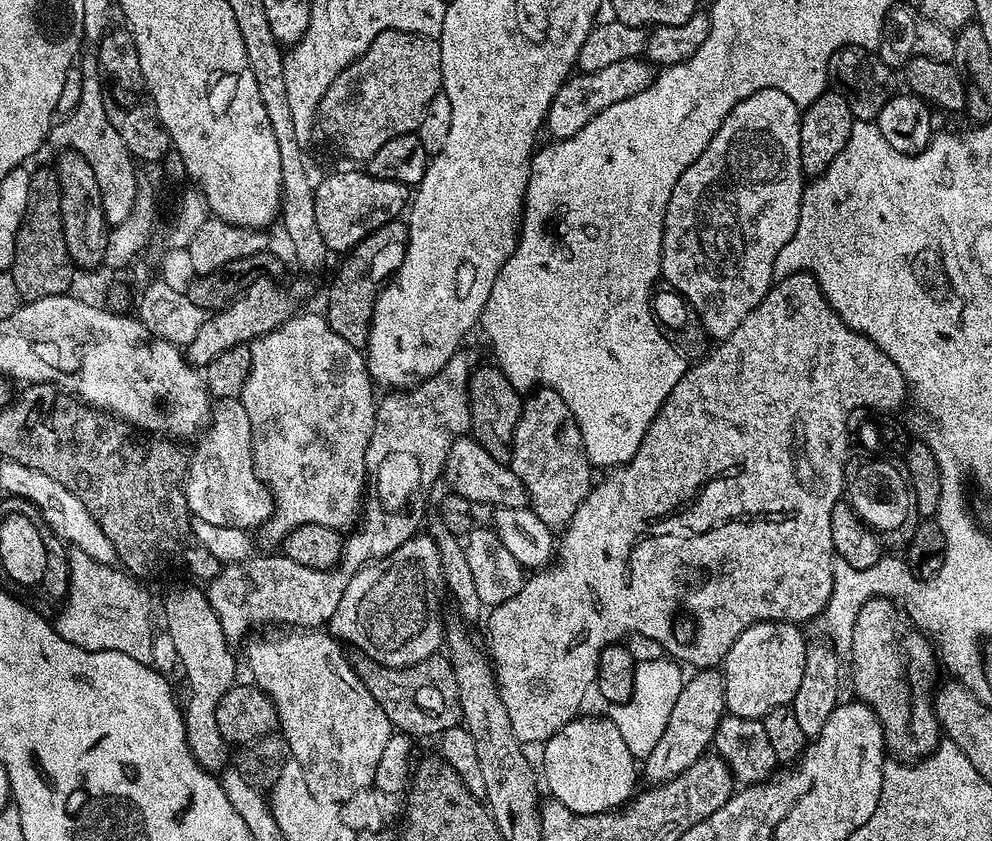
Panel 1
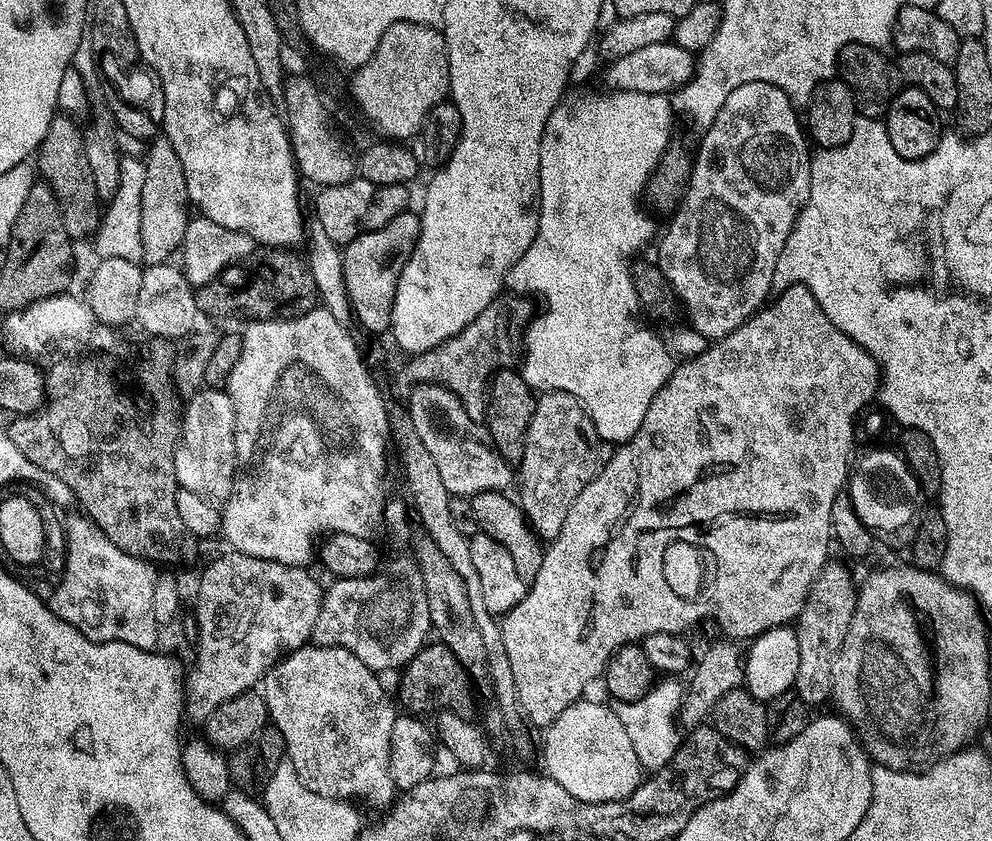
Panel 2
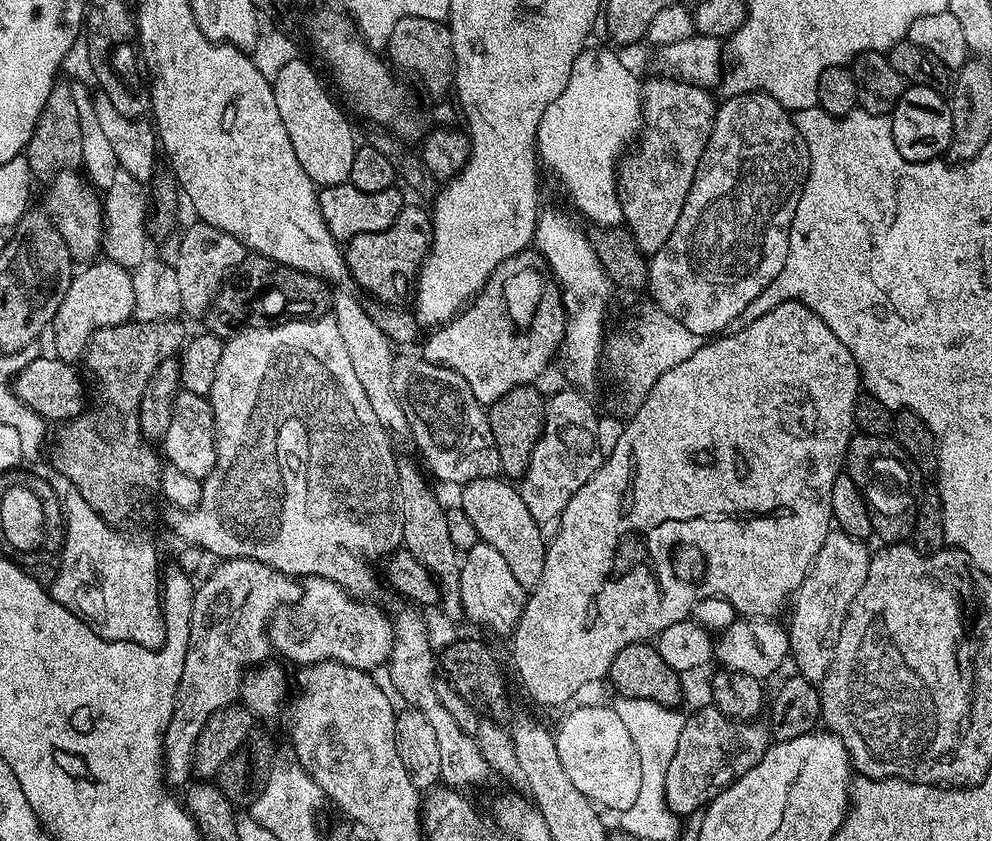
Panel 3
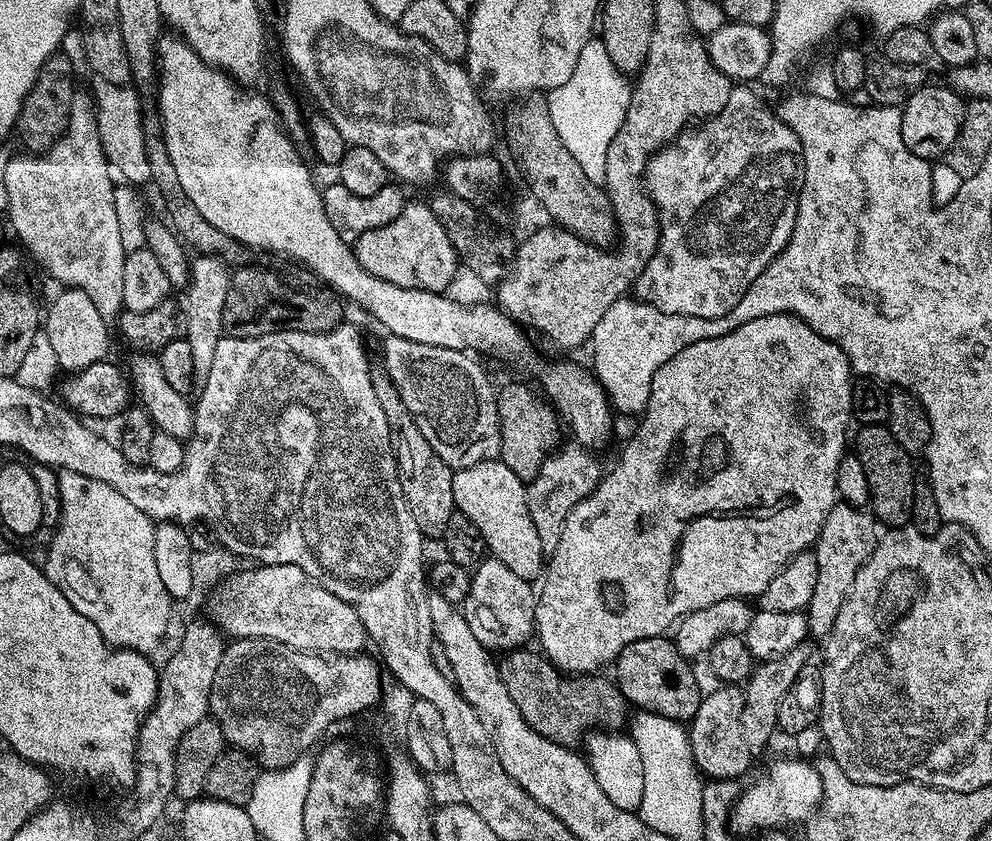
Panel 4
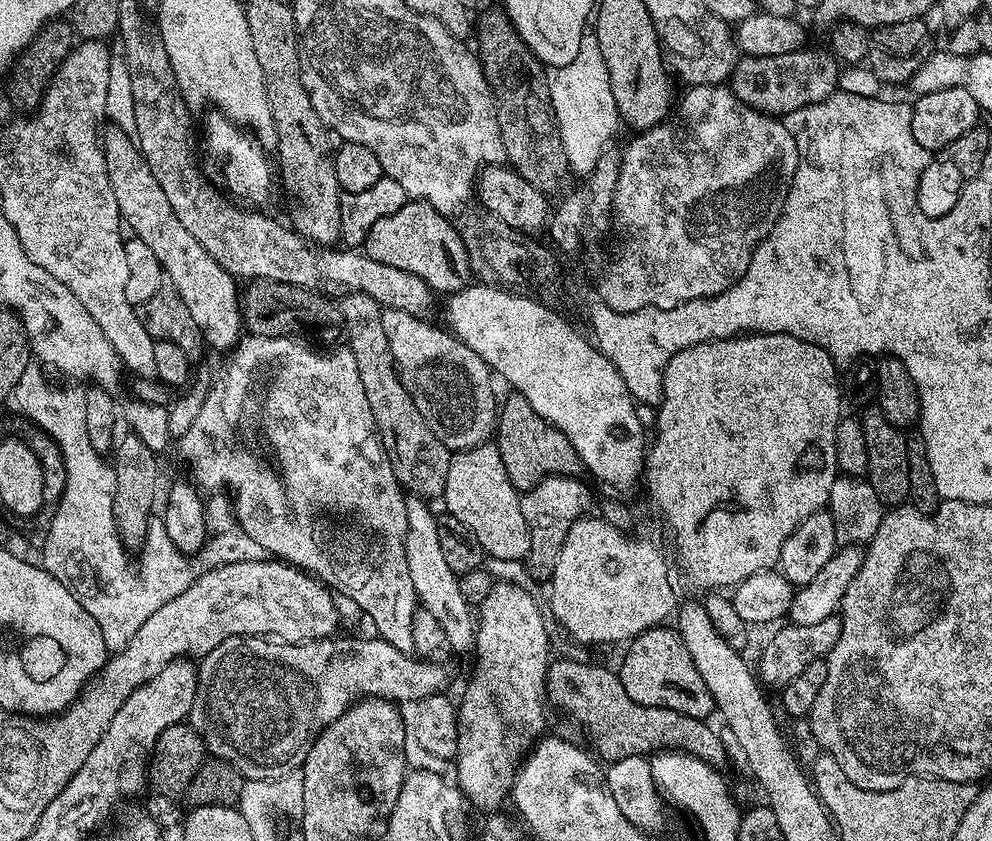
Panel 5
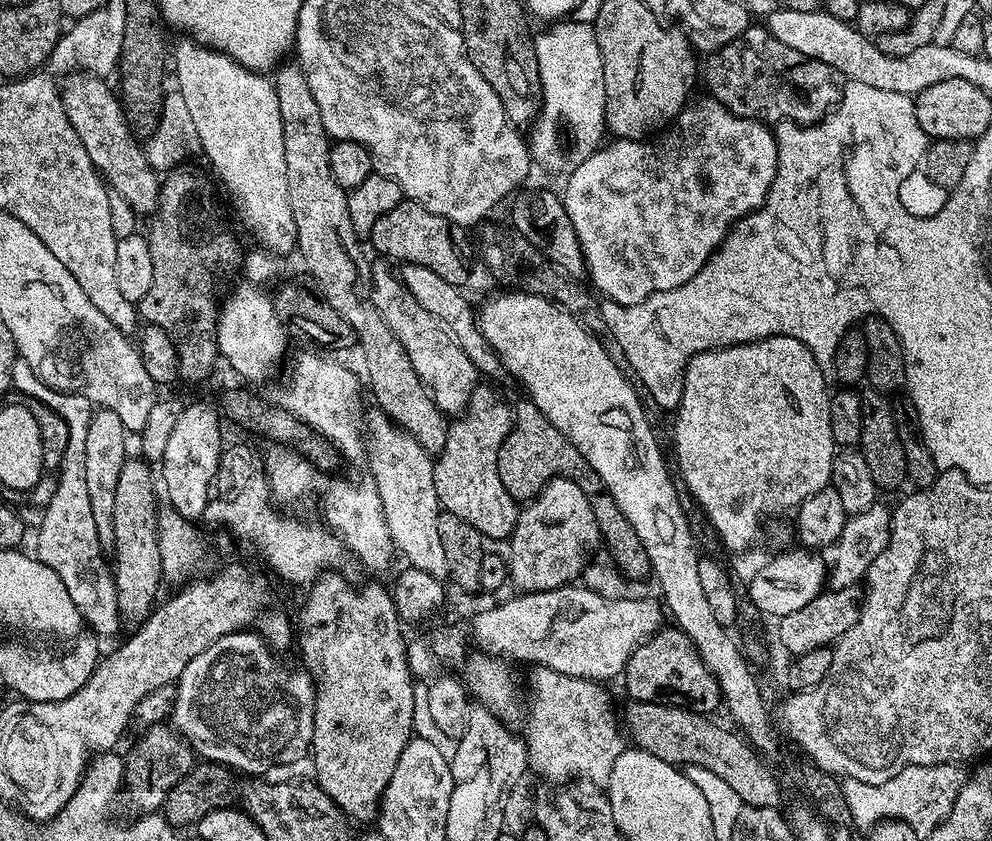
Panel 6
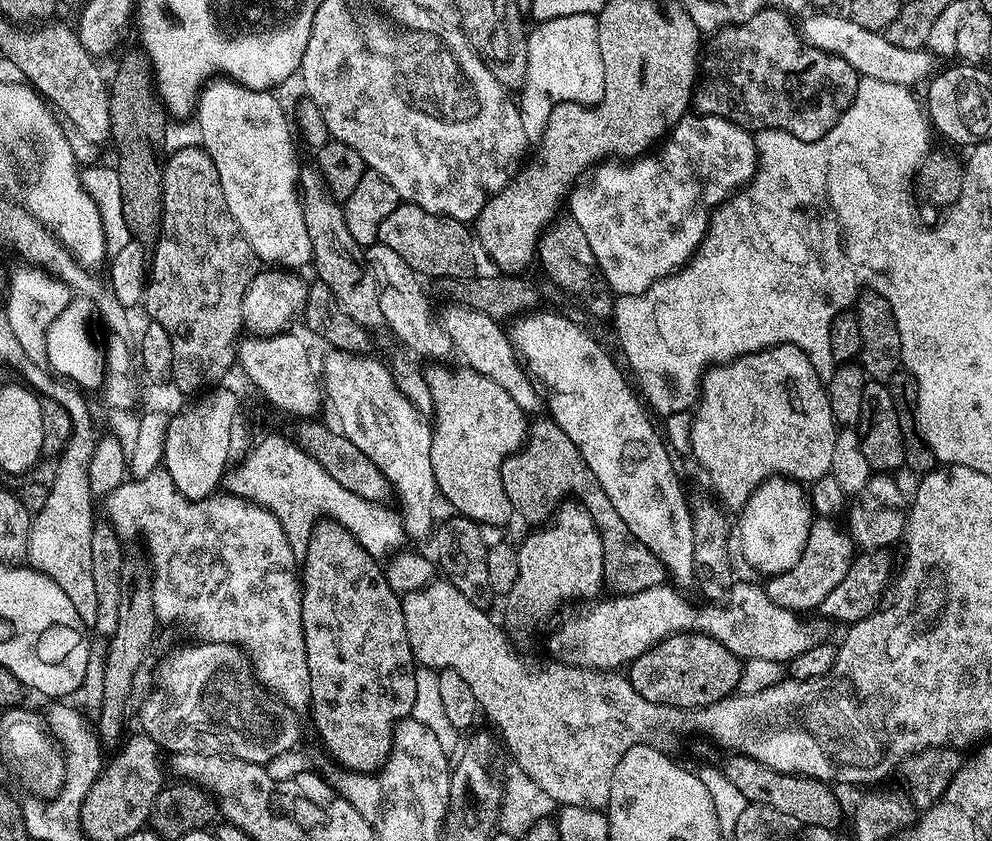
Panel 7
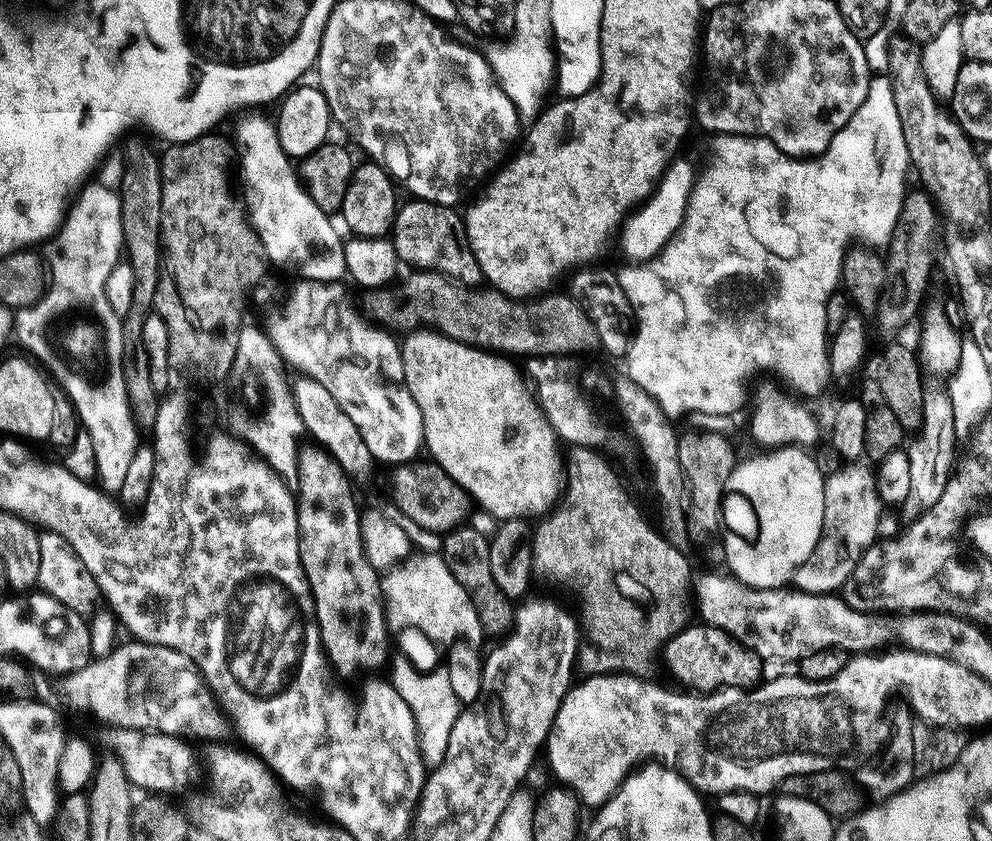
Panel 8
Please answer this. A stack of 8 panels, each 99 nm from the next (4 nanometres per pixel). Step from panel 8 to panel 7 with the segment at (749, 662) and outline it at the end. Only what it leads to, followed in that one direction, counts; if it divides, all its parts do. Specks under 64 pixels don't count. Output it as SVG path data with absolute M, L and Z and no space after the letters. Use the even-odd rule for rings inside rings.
M678 632L660 640L653 648L646 650L637 660L627 665L626 675L628 681L638 690L638 694L642 694L642 698L671 708L695 710L708 708L714 702L733 695L739 686L743 668L740 657L726 650L726 646L722 646L722 642L718 642L713 636L705 636L703 632Z

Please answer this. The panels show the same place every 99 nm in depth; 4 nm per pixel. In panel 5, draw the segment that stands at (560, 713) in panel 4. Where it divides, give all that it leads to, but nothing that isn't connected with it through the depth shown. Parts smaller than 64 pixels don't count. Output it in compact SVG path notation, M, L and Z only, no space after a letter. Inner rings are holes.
M553 659L548 665L544 690L551 707L553 704L561 708L584 727L585 734L596 747L595 755L601 761L615 762L635 756L648 758L665 750L685 752L717 770L723 769L723 764L728 760L728 748L723 738L711 728L711 723L690 718L678 710L642 706L634 702L634 698L626 694L619 675L600 664Z

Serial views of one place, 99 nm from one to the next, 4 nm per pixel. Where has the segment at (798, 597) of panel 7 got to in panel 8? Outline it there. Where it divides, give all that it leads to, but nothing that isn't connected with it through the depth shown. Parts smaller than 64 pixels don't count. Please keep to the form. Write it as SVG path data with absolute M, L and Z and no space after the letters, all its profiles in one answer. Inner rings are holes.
M848 462L836 473L826 477L825 505L823 507L822 528L813 553L802 562L793 574L791 583L799 591L810 594L835 593L843 589L846 578L854 570L858 558L862 558L865 548L876 543L880 528L880 508L882 501L876 493L876 478L873 469L864 462Z

